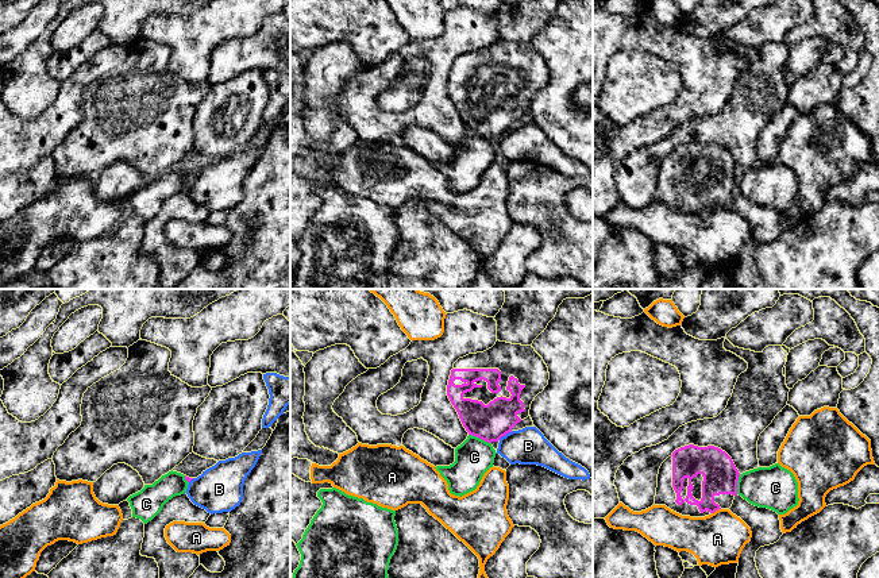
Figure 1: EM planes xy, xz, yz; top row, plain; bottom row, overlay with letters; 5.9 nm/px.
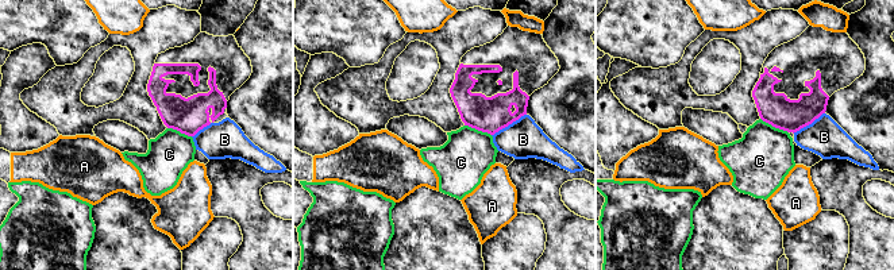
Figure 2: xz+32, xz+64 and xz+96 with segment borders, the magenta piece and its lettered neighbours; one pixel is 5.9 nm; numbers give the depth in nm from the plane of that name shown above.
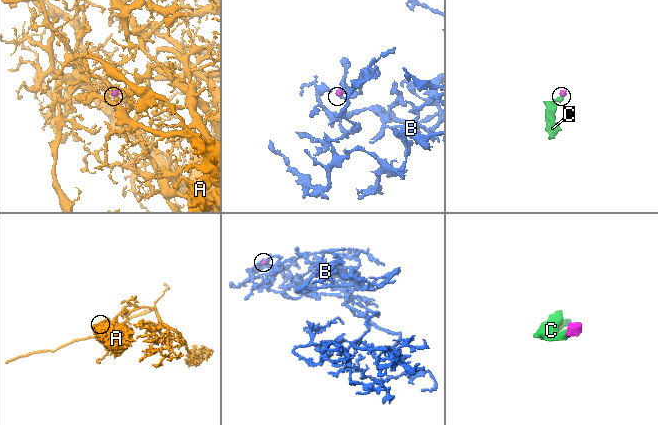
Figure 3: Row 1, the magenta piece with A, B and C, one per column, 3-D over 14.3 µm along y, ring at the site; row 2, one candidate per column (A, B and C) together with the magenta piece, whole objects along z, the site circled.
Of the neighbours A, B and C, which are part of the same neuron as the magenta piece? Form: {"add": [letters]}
{"add": ["C"]}

